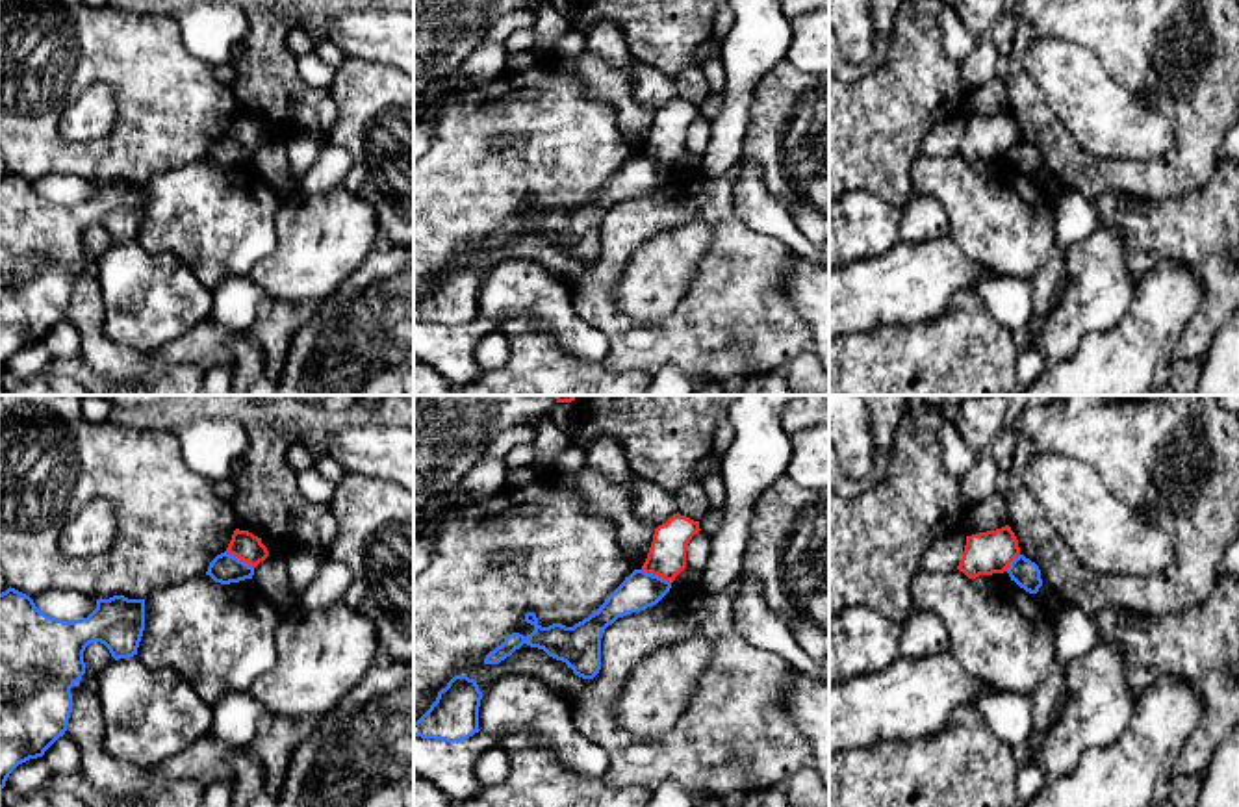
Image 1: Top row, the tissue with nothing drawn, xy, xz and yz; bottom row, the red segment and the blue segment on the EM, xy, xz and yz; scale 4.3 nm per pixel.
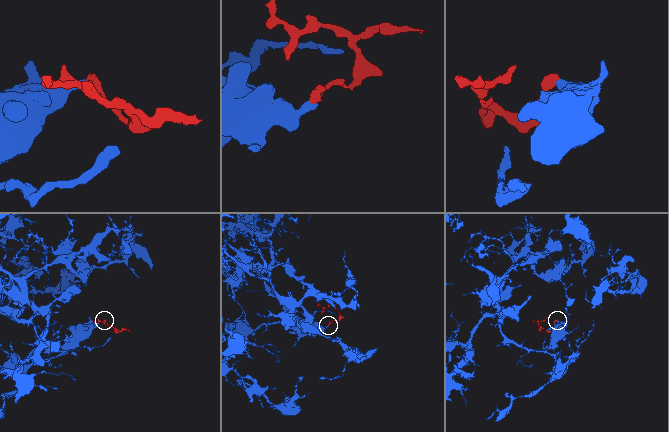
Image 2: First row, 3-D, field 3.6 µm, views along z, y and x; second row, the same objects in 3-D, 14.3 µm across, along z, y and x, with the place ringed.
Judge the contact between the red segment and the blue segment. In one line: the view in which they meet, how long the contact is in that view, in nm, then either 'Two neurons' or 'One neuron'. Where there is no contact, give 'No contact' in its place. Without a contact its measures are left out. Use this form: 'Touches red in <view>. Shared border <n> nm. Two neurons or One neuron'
Touches red in xz. Shared border 140 nm. Two neurons

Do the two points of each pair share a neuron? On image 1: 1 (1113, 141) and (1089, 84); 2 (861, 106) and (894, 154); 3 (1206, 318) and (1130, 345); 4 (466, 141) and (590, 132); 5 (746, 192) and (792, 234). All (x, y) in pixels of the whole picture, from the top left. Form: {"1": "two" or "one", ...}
{"1": "one", "2": "one", "3": "two", "4": "one", "5": "one"}

